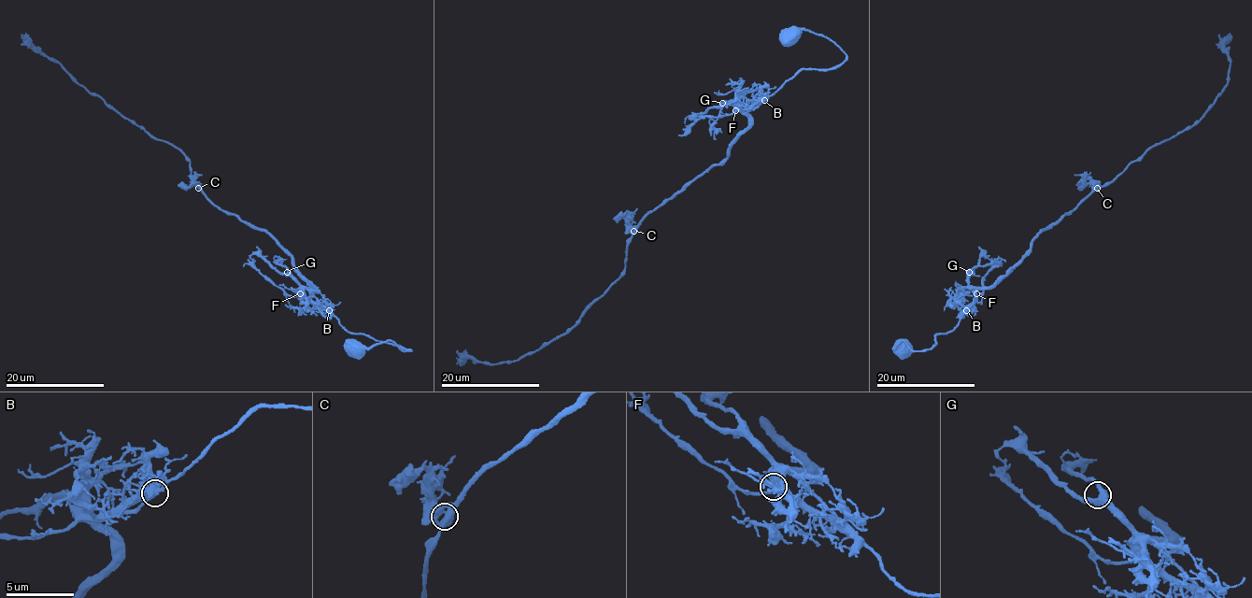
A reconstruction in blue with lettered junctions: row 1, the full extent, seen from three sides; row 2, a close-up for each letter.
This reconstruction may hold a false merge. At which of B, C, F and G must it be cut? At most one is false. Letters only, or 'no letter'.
no letter

